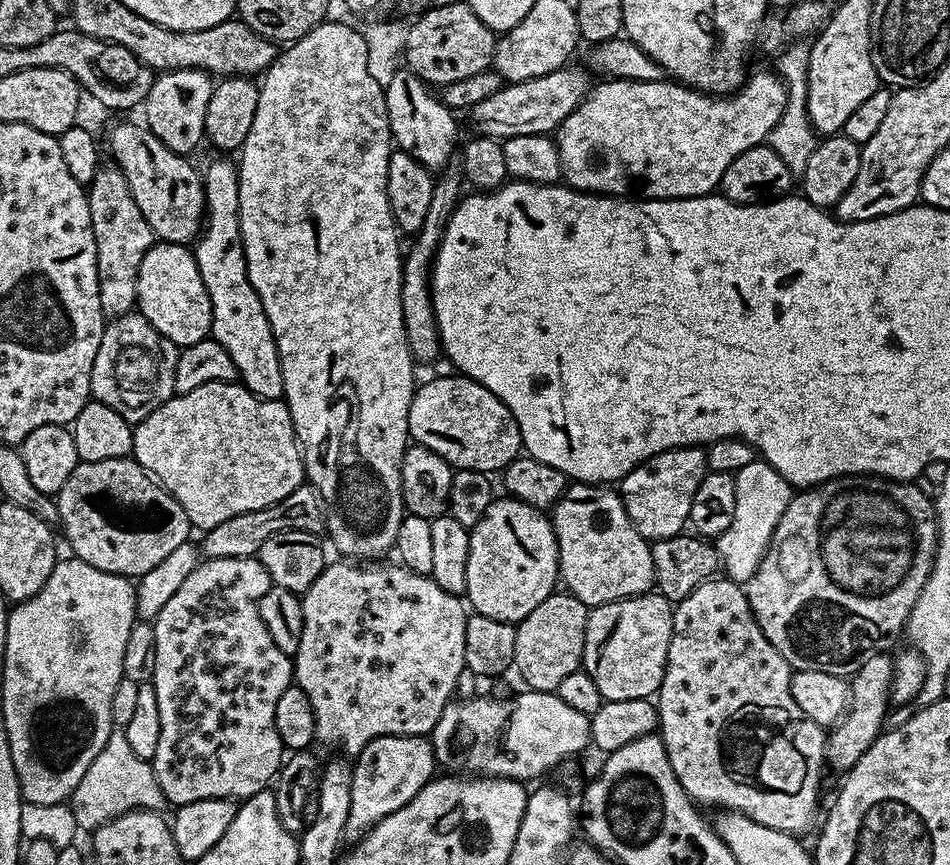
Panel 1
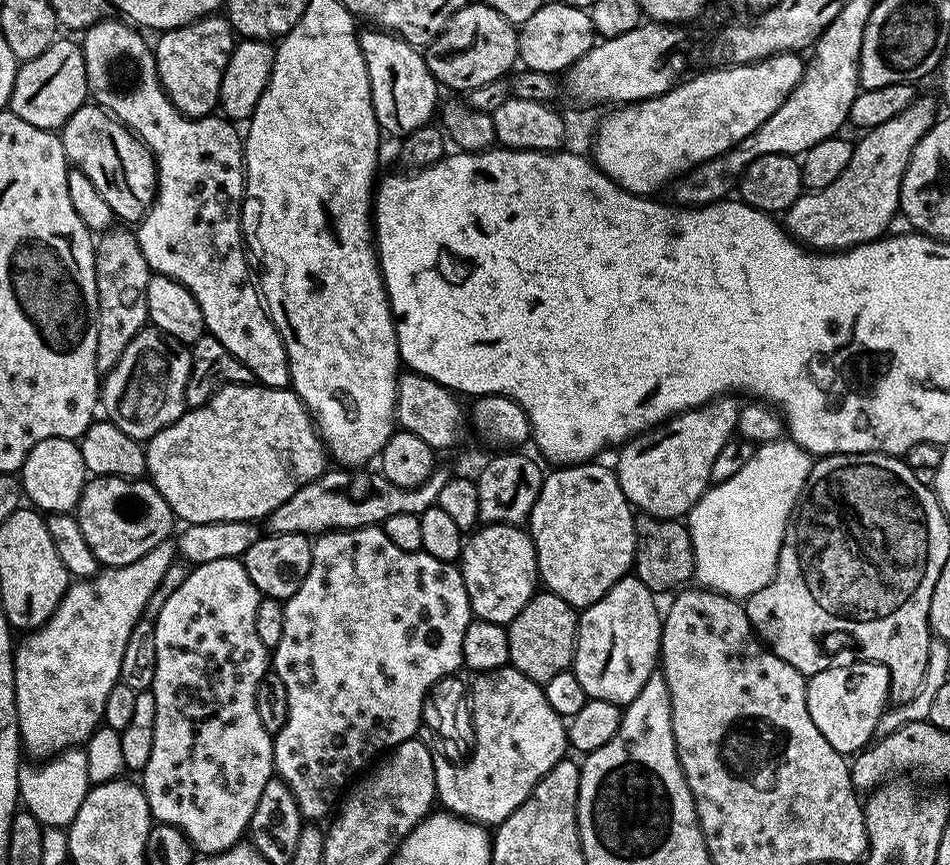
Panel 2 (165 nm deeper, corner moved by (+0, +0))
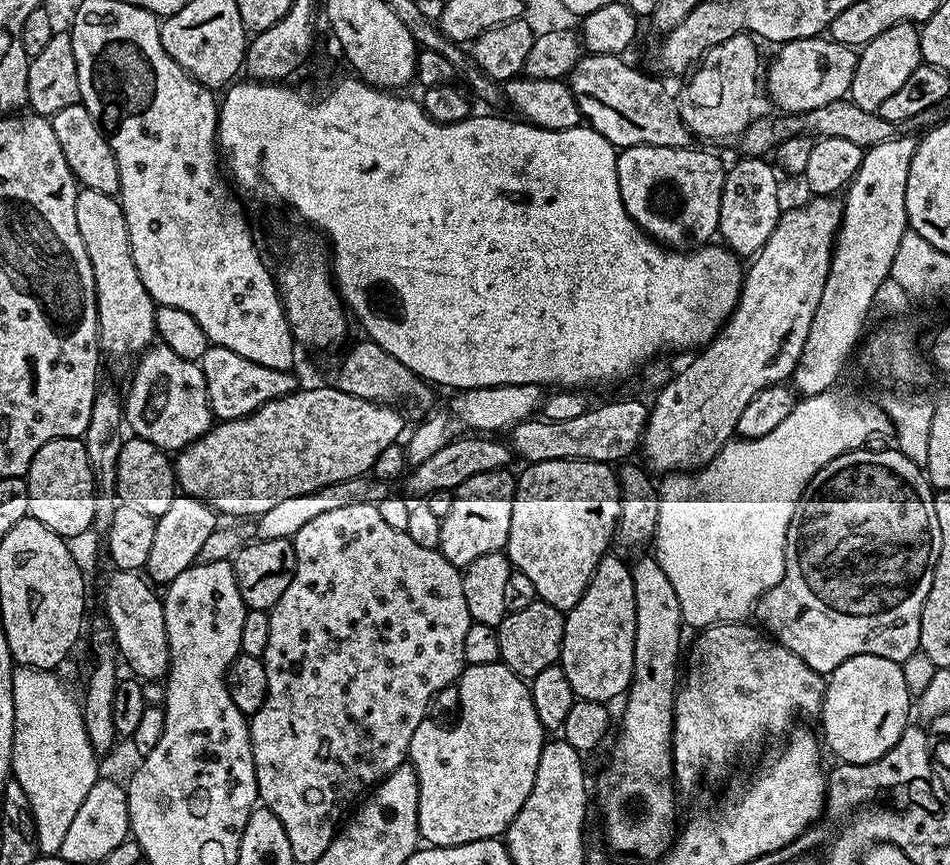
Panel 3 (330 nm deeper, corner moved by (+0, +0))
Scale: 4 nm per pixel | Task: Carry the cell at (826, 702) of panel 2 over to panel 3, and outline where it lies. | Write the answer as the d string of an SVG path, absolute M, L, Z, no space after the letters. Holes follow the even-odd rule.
M874 654L852 656L827 677L824 701L818 713L818 721L824 727L822 740L837 757L846 764L869 764L902 735L909 727L908 711L914 708L914 696L909 692L904 669L890 658Z

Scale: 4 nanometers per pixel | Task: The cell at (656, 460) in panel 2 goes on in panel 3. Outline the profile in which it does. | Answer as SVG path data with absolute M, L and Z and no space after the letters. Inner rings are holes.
M812 196L808 198L805 204L800 204L797 208L781 211L780 220L776 223L776 229L766 238L766 242L761 246L760 251L756 253L752 264L747 265L746 271L742 276L740 285L740 298L736 302L736 308L732 315L728 317L726 323L720 331L712 337L710 343L703 349L701 356L696 356L681 372L677 371L672 379L655 393L656 401L651 401L648 414L648 425L644 428L644 437L642 439L642 453L644 452L643 463L647 465L653 473L664 472L663 474L684 474L689 470L699 470L713 460L718 453L724 449L724 445L736 436L736 427L738 426L738 417L742 415L742 410L750 403L750 398L758 394L758 390L766 390L766 386L771 384L783 384L791 377L792 371L798 366L802 358L802 346L806 346L806 334L810 334L810 322L814 318L814 312L818 304L822 302L823 286L826 284L826 278L830 266L832 265L832 249L836 243L836 233L840 231L840 218L842 215L842 204L839 199L832 196Z

